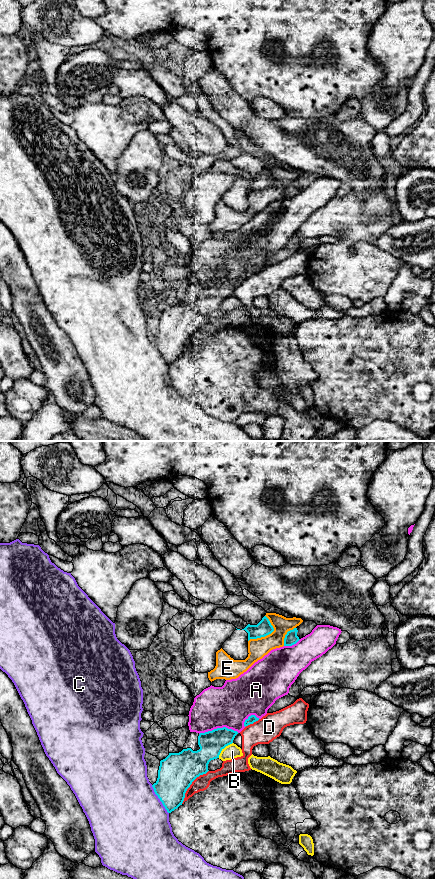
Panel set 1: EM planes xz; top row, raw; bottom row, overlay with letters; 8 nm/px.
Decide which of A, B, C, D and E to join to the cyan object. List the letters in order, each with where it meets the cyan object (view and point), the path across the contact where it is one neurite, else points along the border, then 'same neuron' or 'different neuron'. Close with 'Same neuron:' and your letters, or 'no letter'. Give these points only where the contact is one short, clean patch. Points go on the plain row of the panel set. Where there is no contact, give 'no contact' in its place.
A: xz (218, 280) | different neuron
B: xz (223, 300) | different neuron
C: xz (159, 350) | different neuron
D: xz (190, 336) | different neuron
E: xz (268, 186) | different neuron
Same neuron: no letter

